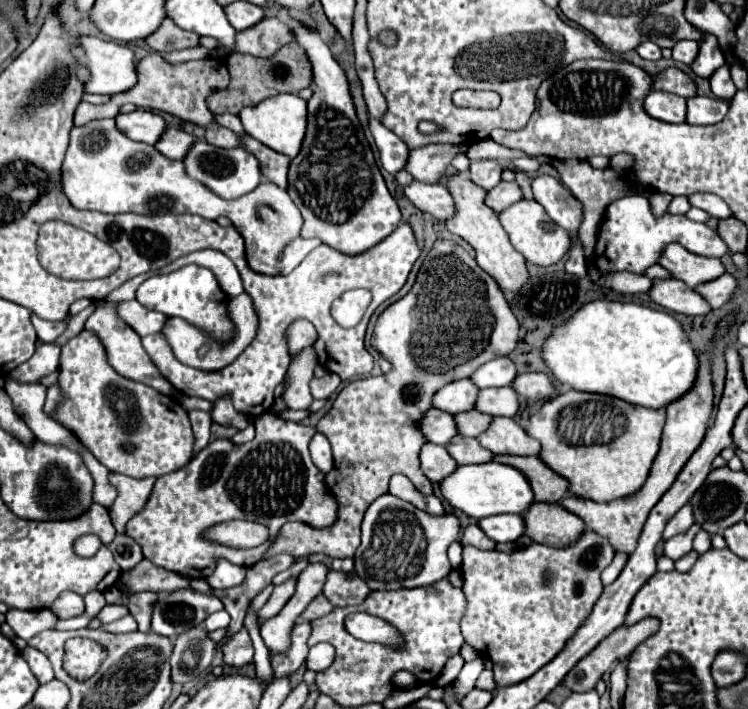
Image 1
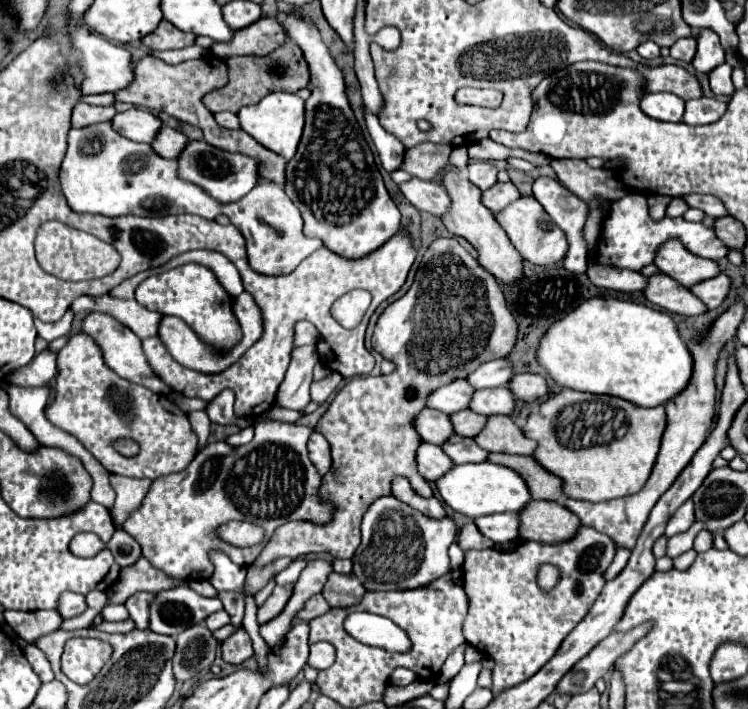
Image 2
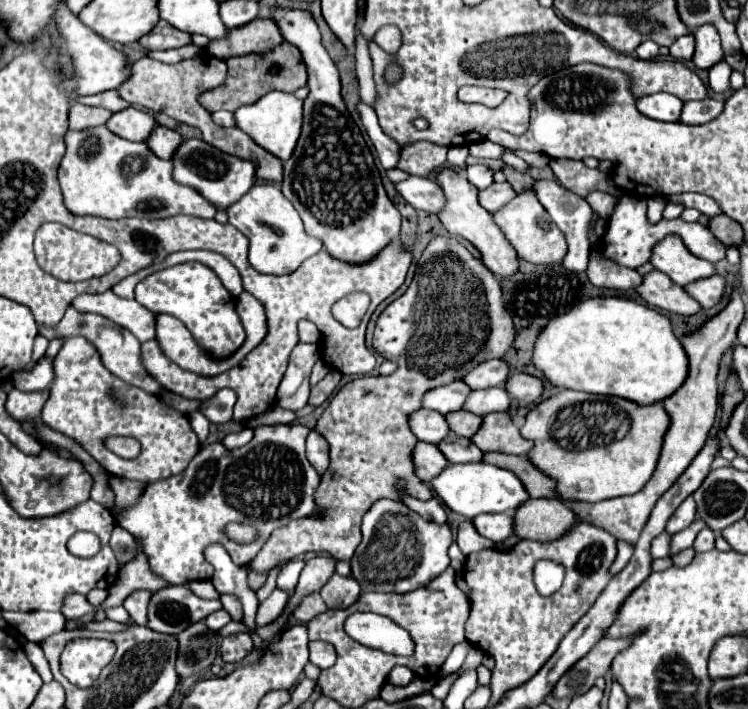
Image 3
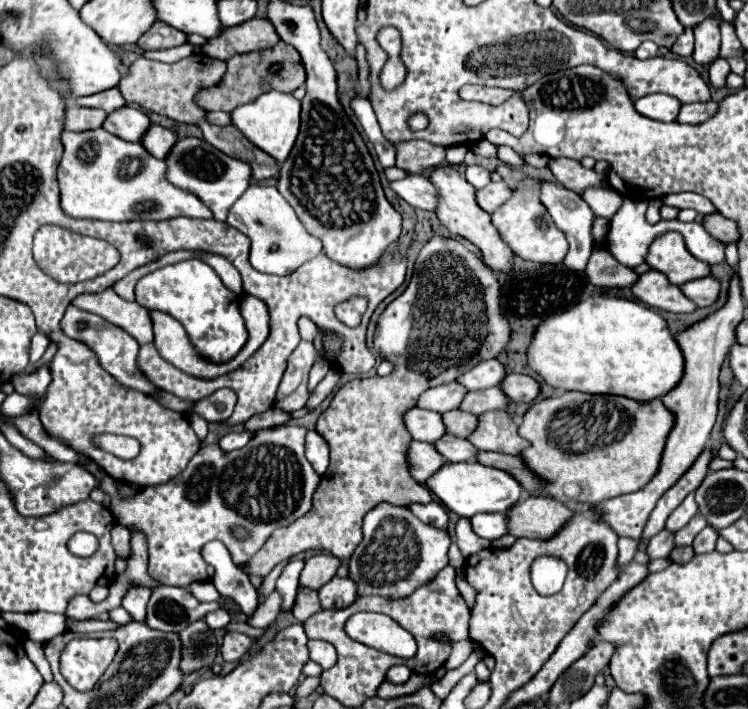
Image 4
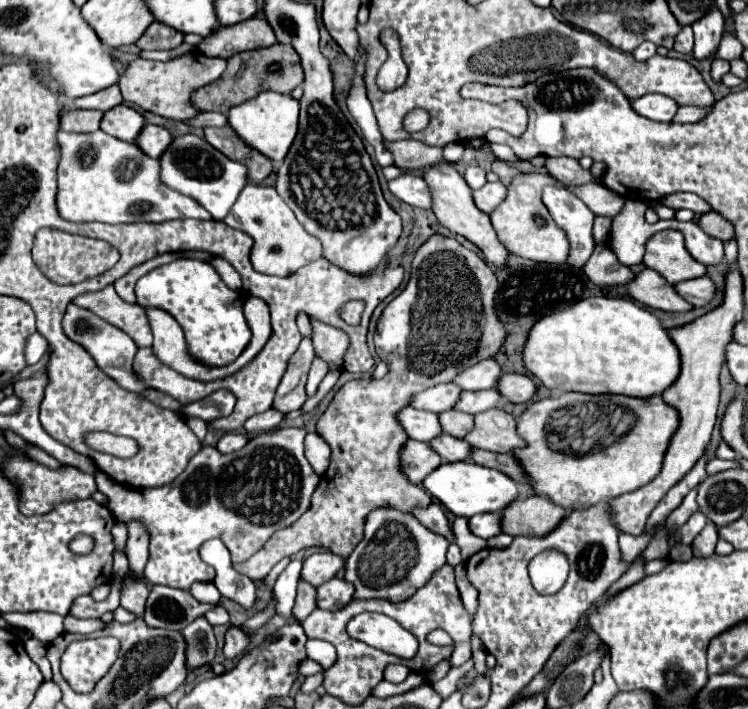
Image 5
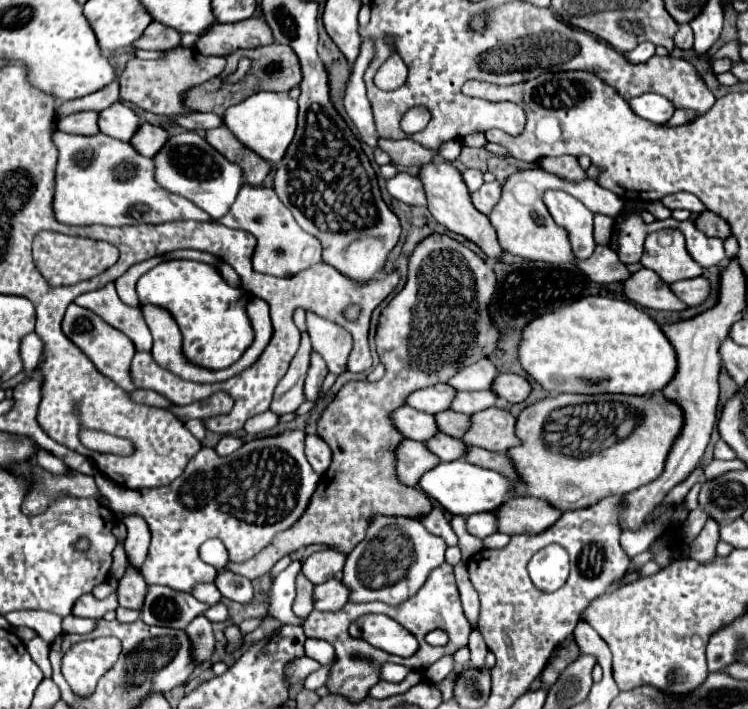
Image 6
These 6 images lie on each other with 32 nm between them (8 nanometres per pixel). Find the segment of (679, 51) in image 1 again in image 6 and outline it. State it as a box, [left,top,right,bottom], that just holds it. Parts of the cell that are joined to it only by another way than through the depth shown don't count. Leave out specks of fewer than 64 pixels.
[674,24,694,48]

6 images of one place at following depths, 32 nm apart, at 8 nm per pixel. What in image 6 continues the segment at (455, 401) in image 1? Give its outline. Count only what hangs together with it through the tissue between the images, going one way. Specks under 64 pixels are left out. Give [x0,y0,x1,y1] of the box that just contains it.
[406,384,454,414]

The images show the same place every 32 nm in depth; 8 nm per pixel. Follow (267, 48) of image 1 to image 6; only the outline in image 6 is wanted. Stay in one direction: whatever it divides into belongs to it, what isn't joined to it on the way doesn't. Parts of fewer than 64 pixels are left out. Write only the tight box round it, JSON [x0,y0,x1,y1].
[196,18,272,56]

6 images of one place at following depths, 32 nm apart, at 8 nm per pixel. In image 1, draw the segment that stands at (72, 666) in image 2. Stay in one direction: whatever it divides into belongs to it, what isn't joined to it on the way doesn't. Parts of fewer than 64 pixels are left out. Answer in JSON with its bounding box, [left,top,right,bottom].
[64,638,104,680]

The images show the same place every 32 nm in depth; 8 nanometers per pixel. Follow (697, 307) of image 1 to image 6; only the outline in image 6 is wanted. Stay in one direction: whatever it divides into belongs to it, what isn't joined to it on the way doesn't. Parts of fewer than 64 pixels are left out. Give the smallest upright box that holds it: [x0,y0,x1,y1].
[624,268,686,310]

